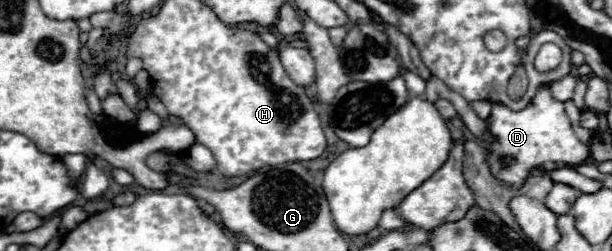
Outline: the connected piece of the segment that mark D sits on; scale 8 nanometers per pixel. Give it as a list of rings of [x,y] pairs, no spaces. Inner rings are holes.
[[[541,87],[533,101],[517,113],[507,109],[505,105],[495,103],[489,117],[489,131],[497,139],[497,143],[491,145],[491,151],[487,155],[491,173],[501,181],[511,183],[513,187],[521,187],[531,169],[541,167],[543,163],[551,161],[575,167],[589,157],[589,147],[577,139],[563,103],[553,99],[547,87]]]

